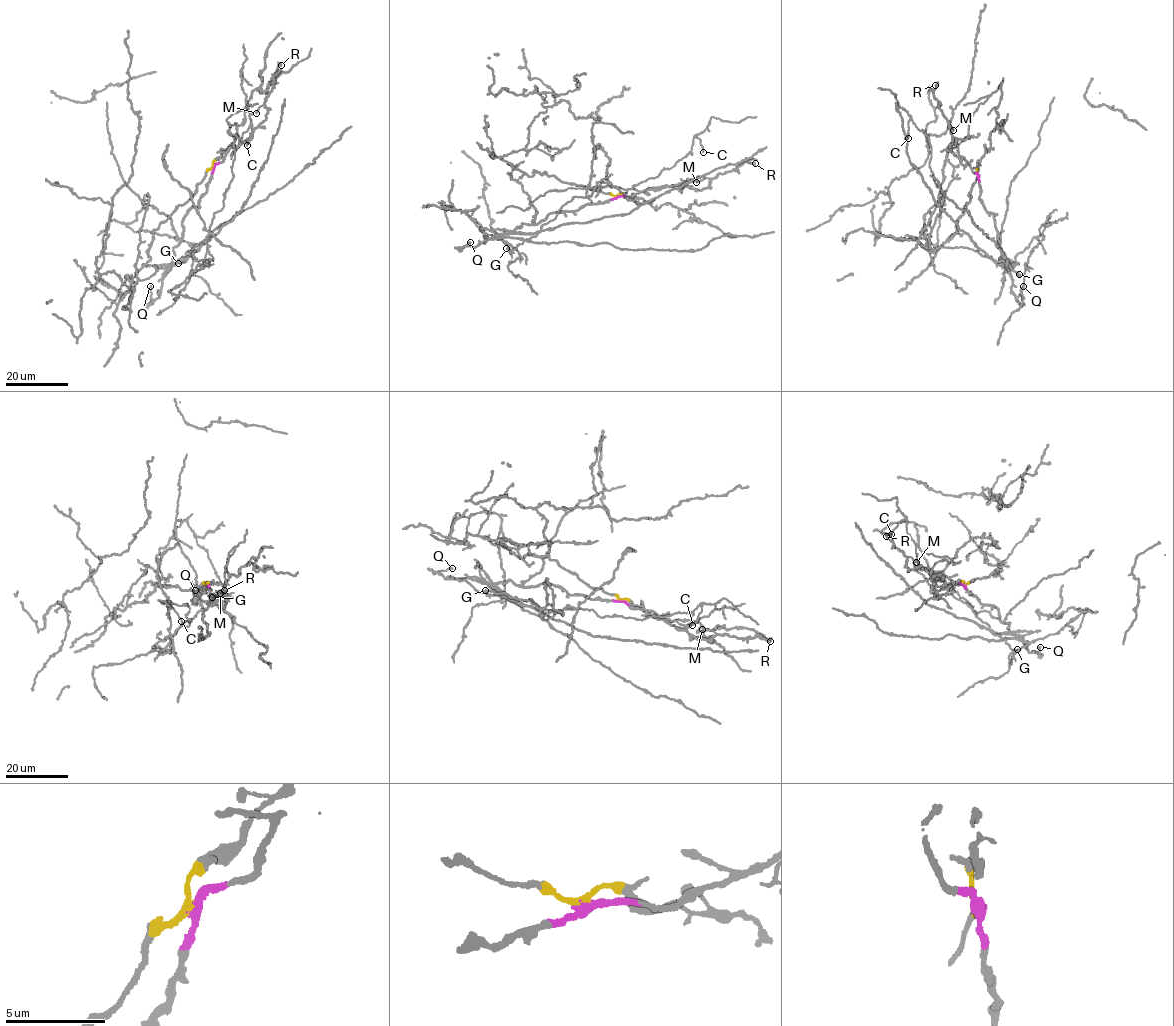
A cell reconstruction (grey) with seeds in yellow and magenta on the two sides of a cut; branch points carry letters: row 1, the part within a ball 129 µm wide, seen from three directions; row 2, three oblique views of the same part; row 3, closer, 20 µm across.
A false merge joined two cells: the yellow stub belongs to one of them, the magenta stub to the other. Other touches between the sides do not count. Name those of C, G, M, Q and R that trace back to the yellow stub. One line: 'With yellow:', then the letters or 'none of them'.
With yellow: none of them

